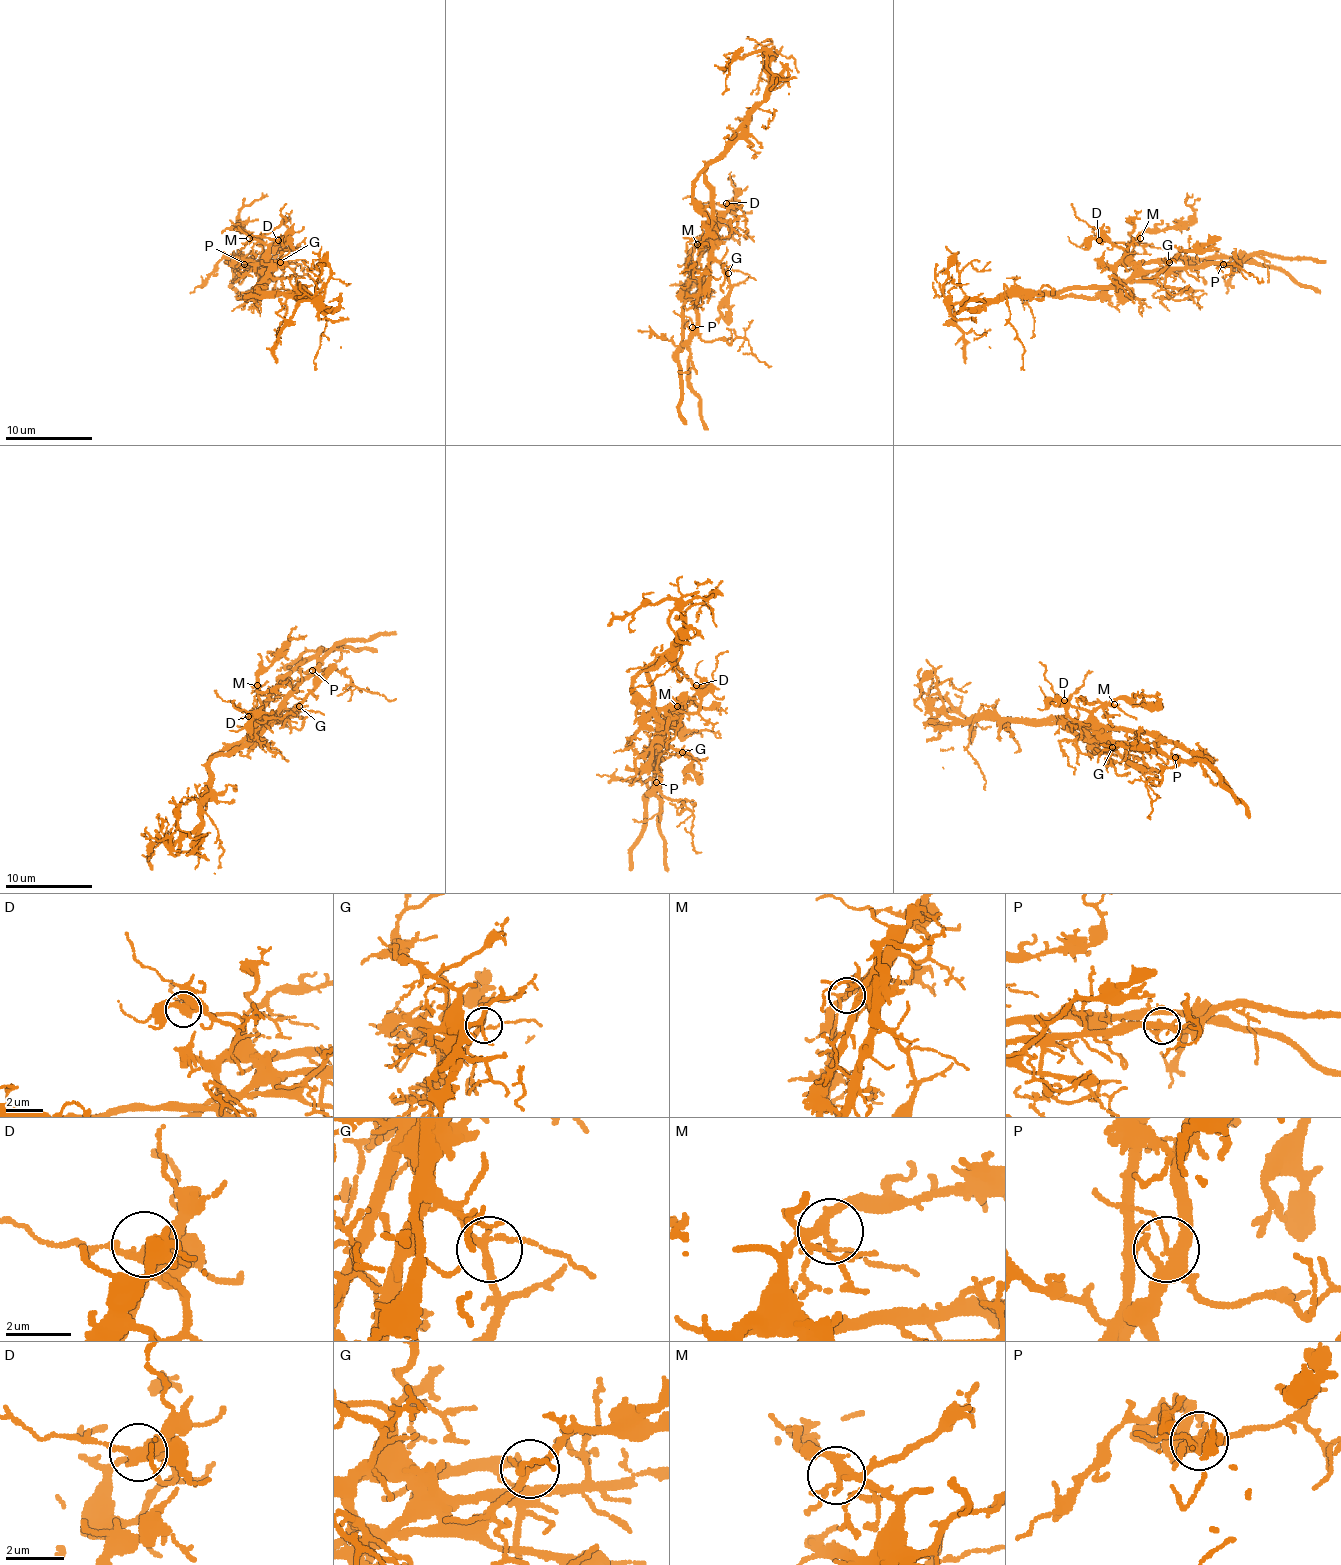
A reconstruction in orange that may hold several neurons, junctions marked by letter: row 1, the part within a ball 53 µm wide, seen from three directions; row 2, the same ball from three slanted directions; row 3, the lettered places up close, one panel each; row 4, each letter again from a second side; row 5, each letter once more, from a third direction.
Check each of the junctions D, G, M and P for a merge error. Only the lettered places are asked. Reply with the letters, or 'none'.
P

